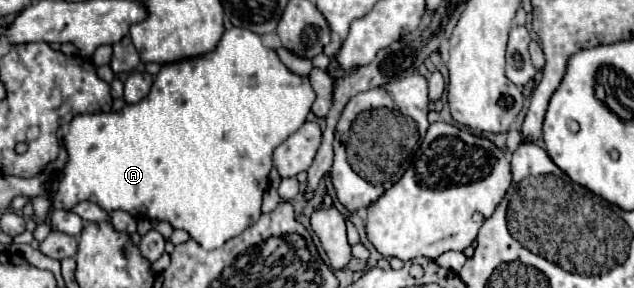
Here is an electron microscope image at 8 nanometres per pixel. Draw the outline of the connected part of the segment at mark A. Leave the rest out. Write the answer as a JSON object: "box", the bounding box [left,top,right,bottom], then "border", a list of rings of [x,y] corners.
{"box":[51,27,315,249],"border":[[[233,27],[233,29],[225,31],[221,41],[217,43],[217,47],[211,53],[205,53],[199,57],[189,57],[189,59],[163,65],[153,81],[149,95],[145,99],[141,99],[139,103],[125,105],[121,111],[111,111],[111,113],[77,115],[69,123],[69,135],[65,137],[65,147],[67,147],[69,157],[67,157],[67,163],[65,163],[65,169],[63,169],[59,181],[53,183],[53,189],[51,189],[55,209],[71,209],[73,205],[77,205],[81,201],[91,201],[91,203],[101,205],[101,209],[105,209],[105,211],[113,211],[113,209],[127,211],[135,219],[149,217],[155,221],[167,221],[167,223],[171,223],[173,229],[185,229],[189,233],[189,237],[193,241],[197,241],[203,249],[221,247],[225,241],[241,235],[249,225],[253,225],[261,217],[261,201],[263,201],[265,189],[269,187],[269,171],[273,167],[271,153],[279,143],[283,143],[291,133],[295,133],[305,123],[305,119],[311,111],[311,105],[315,101],[315,91],[309,83],[309,77],[301,77],[301,75],[291,73],[281,63],[279,55],[261,43],[261,37],[257,33],[253,33],[249,29],[241,29],[241,27]]]}

